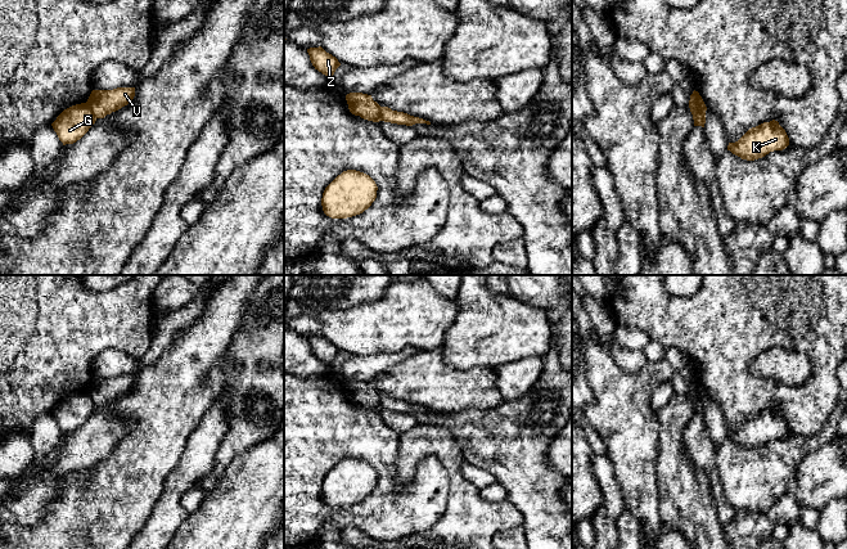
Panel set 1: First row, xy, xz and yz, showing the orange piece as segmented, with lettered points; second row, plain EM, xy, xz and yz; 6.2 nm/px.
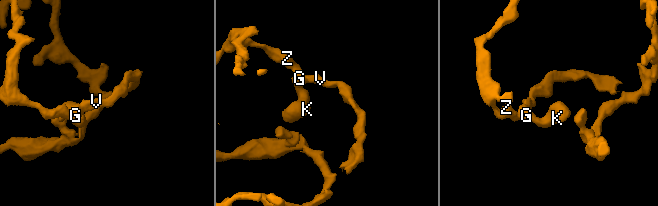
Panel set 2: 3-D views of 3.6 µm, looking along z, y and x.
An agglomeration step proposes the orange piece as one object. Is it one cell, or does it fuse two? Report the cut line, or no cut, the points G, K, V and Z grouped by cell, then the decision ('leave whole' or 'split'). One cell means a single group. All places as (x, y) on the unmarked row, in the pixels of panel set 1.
xy (86, 390), (97, 405) | G K Z / V | split

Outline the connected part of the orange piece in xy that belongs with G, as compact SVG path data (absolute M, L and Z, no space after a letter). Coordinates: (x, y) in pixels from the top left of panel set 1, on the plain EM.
M81 391L64 397L51 411L59 428L73 432L80 428L95 411L96 405L87 391Z

